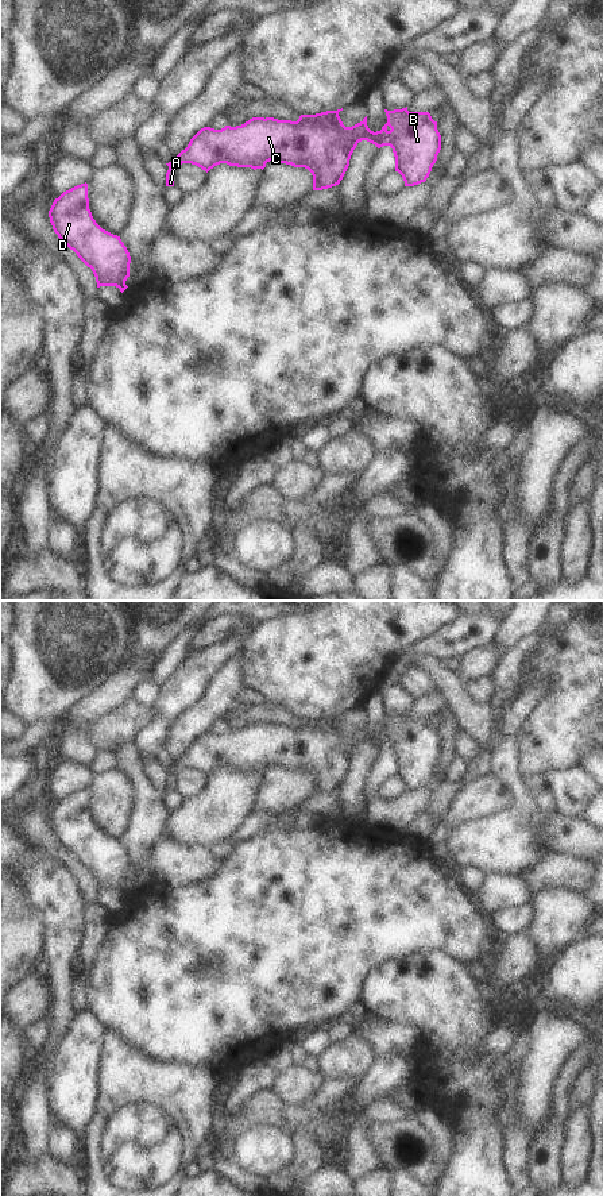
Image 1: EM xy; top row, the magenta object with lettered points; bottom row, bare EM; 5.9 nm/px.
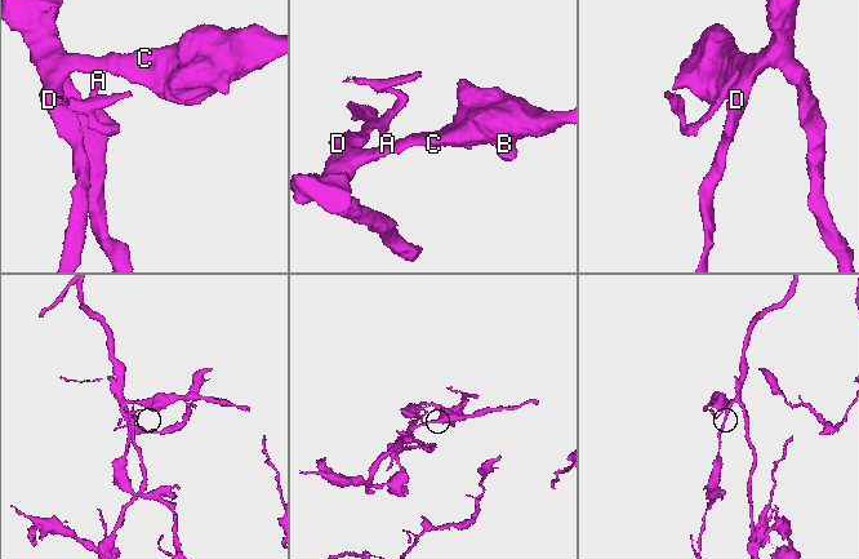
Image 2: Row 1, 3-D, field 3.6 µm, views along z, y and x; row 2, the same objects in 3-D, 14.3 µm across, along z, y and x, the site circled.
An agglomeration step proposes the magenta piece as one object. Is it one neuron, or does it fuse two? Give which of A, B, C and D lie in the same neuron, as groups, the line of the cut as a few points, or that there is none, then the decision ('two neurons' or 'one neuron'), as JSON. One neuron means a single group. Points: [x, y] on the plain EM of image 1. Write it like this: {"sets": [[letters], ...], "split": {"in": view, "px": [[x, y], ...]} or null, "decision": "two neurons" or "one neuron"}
{"sets": [["A"], ["B", "C", "D"]], "split": {"in": "xy", "px": [[169, 771], [174, 774]]}, "decision": "two neurons"}

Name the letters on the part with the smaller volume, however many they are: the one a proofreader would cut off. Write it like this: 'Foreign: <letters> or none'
Foreign: A

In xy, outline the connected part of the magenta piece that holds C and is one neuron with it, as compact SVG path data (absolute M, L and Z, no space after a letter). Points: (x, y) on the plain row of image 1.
M402 714L387 715L387 728L380 736L371 736L367 721L352 732L345 732L339 721L343 715L326 715L316 719L301 719L297 726L278 725L274 722L252 722L241 730L225 730L221 734L210 732L201 733L171 767L166 768L175 773L182 768L192 768L206 778L220 768L237 772L264 773L270 765L305 772L313 780L313 795L336 791L343 784L349 764L357 748L367 745L378 753L390 751L395 761L395 776L398 776L405 791L425 787L429 782L437 760L441 755L441 740L429 717L409 717Z

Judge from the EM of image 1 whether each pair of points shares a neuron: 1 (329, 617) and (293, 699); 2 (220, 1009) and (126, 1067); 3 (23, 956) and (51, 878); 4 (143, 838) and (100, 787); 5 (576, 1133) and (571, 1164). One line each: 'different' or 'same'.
1: same
2: different
3: different
4: different
5: same

